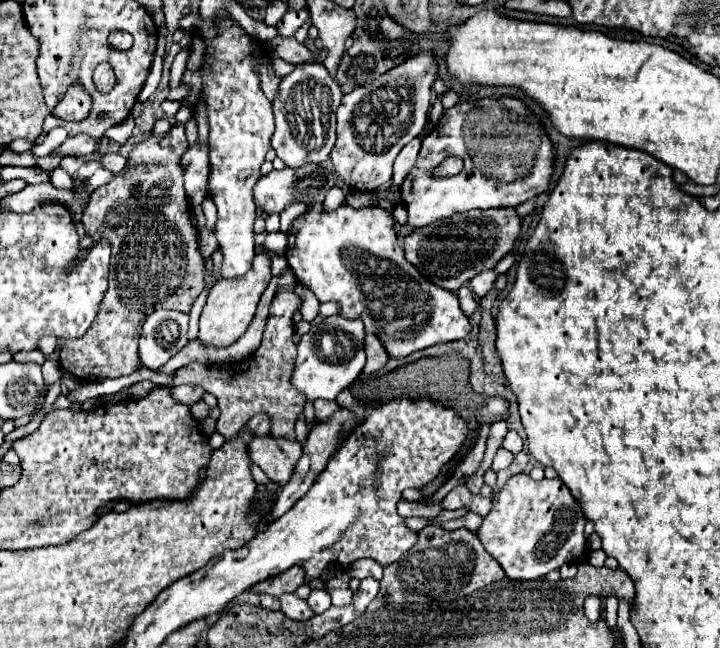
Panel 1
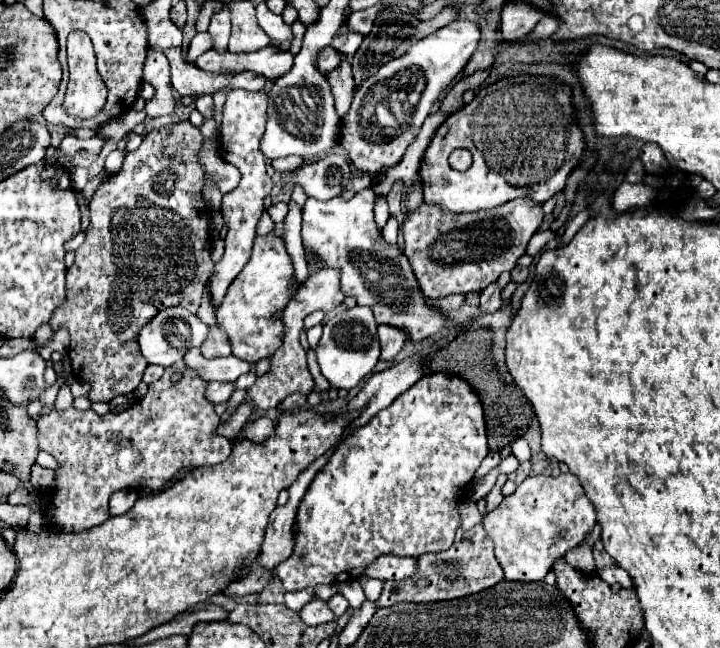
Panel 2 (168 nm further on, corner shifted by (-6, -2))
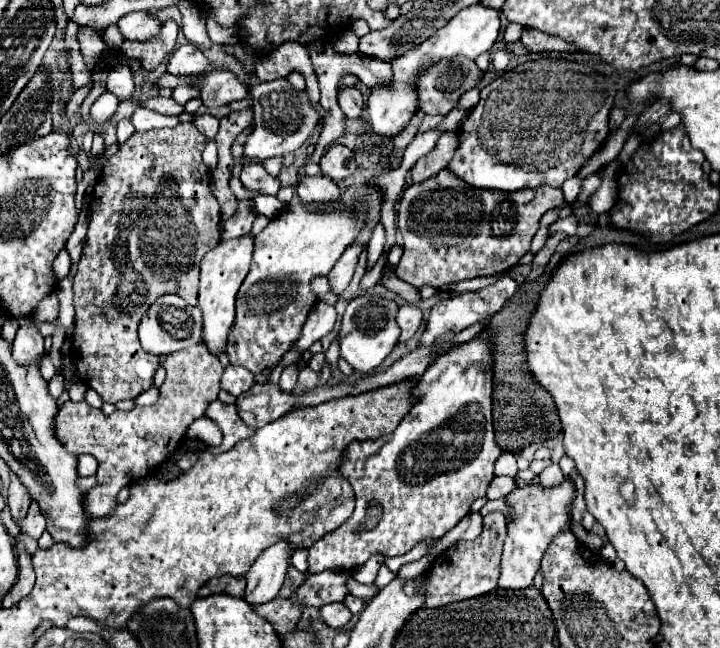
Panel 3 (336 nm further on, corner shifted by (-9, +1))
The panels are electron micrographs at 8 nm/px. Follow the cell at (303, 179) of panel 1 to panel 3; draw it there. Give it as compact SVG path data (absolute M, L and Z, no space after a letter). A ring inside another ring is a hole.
M334 145L320 159L320 167L322 167L322 173L328 175L330 179L346 179L356 171L354 151L344 145Z

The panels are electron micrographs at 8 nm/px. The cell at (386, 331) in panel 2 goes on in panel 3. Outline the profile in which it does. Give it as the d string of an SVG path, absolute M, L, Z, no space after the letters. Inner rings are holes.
M402 305L398 315L396 315L396 321L402 329L402 335L400 335L400 341L408 341L420 327L422 323L422 311L416 307L416 305Z

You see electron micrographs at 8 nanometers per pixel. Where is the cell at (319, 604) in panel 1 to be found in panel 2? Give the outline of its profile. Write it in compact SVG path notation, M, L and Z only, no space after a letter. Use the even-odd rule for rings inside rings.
M335 594L335 596L331 596L331 600L327 602L327 606L333 610L335 616L343 616L345 610L347 610L347 606L349 606L349 602L341 594Z

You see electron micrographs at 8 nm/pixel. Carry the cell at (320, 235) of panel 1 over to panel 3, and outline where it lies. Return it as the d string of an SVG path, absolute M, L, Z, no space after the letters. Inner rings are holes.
M298 175L298 193L300 193L300 201L304 205L322 205L322 203L334 203L338 201L340 189L336 187L336 183L326 177L326 175Z

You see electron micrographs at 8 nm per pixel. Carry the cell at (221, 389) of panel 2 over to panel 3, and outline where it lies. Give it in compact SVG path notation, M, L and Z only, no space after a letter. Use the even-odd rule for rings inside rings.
M228 365L220 379L220 387L236 397L248 391L252 385L254 385L254 373L250 373L244 367L236 367L236 365Z

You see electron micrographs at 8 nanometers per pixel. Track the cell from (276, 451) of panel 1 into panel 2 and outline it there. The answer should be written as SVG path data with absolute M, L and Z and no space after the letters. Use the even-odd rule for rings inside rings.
M267 416L255 418L247 428L245 428L245 438L251 442L265 442L269 436L275 434L275 424Z

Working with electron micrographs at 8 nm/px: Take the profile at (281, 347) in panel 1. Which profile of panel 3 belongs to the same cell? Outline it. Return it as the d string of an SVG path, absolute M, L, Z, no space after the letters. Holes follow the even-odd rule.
M354 241L354 243L344 251L344 255L338 259L338 263L334 265L334 269L330 271L328 279L330 279L330 285L334 287L334 293L336 293L336 295L340 295L340 293L348 287L348 283L350 283L350 279L352 279L352 275L354 275L358 257L360 257L360 253L362 253L364 247L366 247L366 241Z

